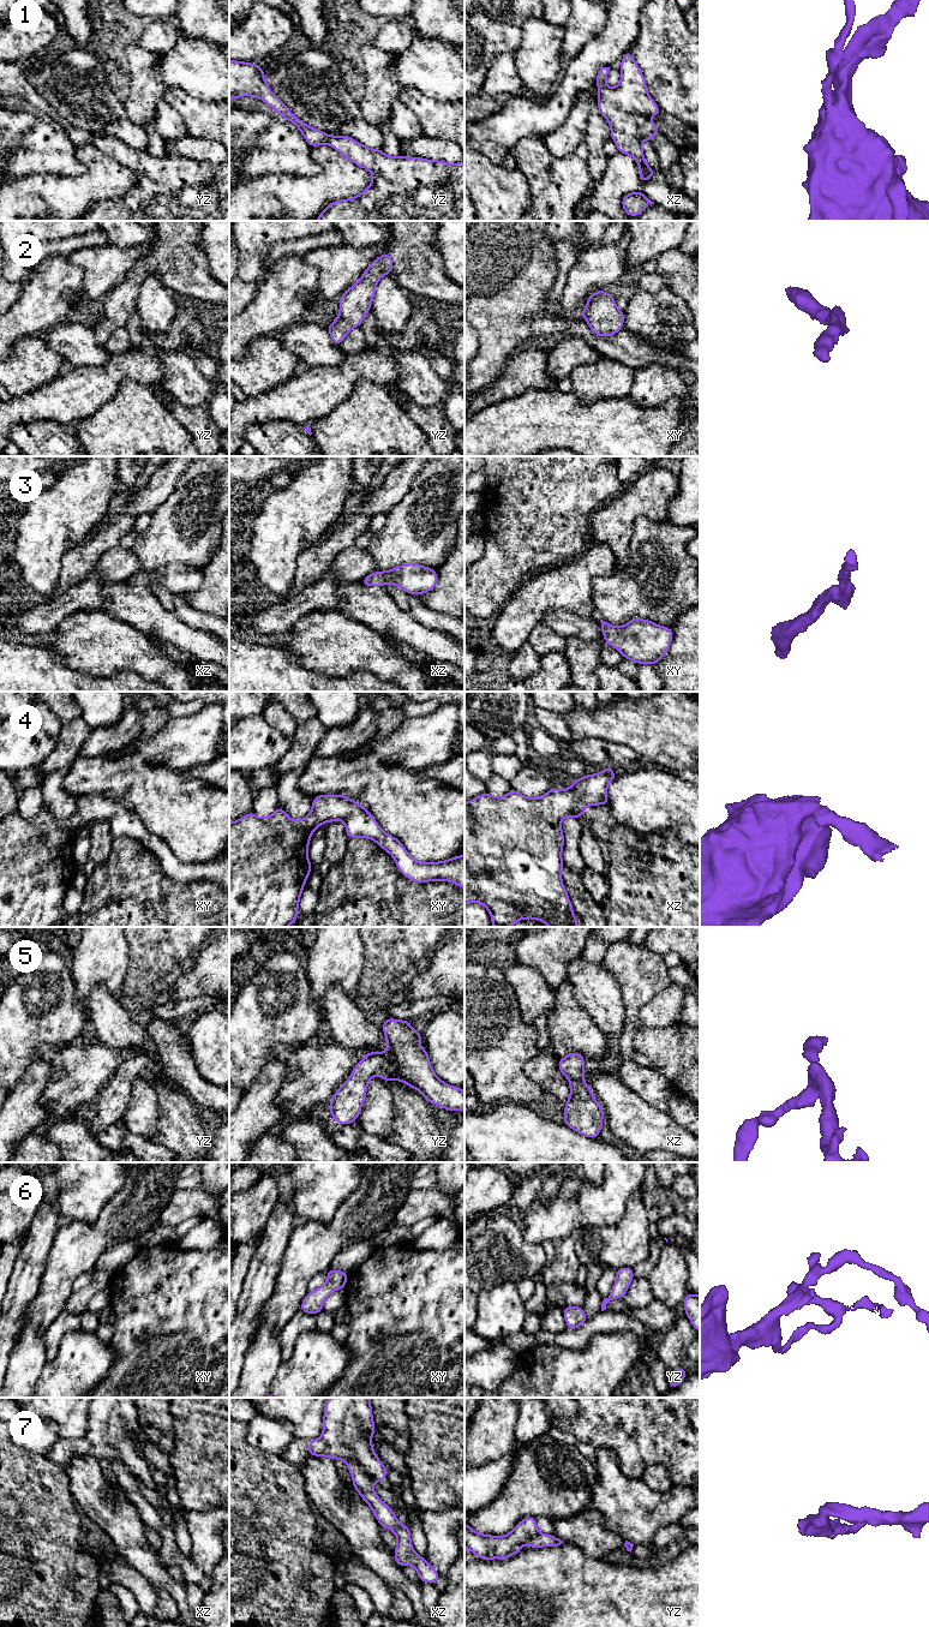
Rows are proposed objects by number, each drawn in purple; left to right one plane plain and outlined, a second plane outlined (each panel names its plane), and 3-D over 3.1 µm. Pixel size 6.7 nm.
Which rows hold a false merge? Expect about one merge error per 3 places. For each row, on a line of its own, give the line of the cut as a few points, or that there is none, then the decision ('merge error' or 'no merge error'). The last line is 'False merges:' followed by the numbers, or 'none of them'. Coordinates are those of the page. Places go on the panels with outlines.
1: cut none; no merge error
2: cut none; no merge error
3: cut none; no merge error
4: cut none; no merge error
5: cut none; no merge error
6: cut none; no merge error
7: cut xz (348, 1461), (354, 1461), (372, 1481); merge error
False merges: 7

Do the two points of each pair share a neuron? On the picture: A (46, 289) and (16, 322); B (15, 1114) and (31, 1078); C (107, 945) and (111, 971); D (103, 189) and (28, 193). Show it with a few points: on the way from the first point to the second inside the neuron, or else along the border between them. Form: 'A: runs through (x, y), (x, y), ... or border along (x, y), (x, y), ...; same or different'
A: runs through (40, 298), (24, 313); same
B: runs through (23, 1106), (30, 1087); same
C: runs through (107, 951), (107, 963), (109, 965); same
D: runs through (84, 190), (78, 193), (47, 193); same

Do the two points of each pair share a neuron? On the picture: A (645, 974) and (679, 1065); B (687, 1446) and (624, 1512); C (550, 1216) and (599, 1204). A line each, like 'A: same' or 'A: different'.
A: different
B: different
C: same

